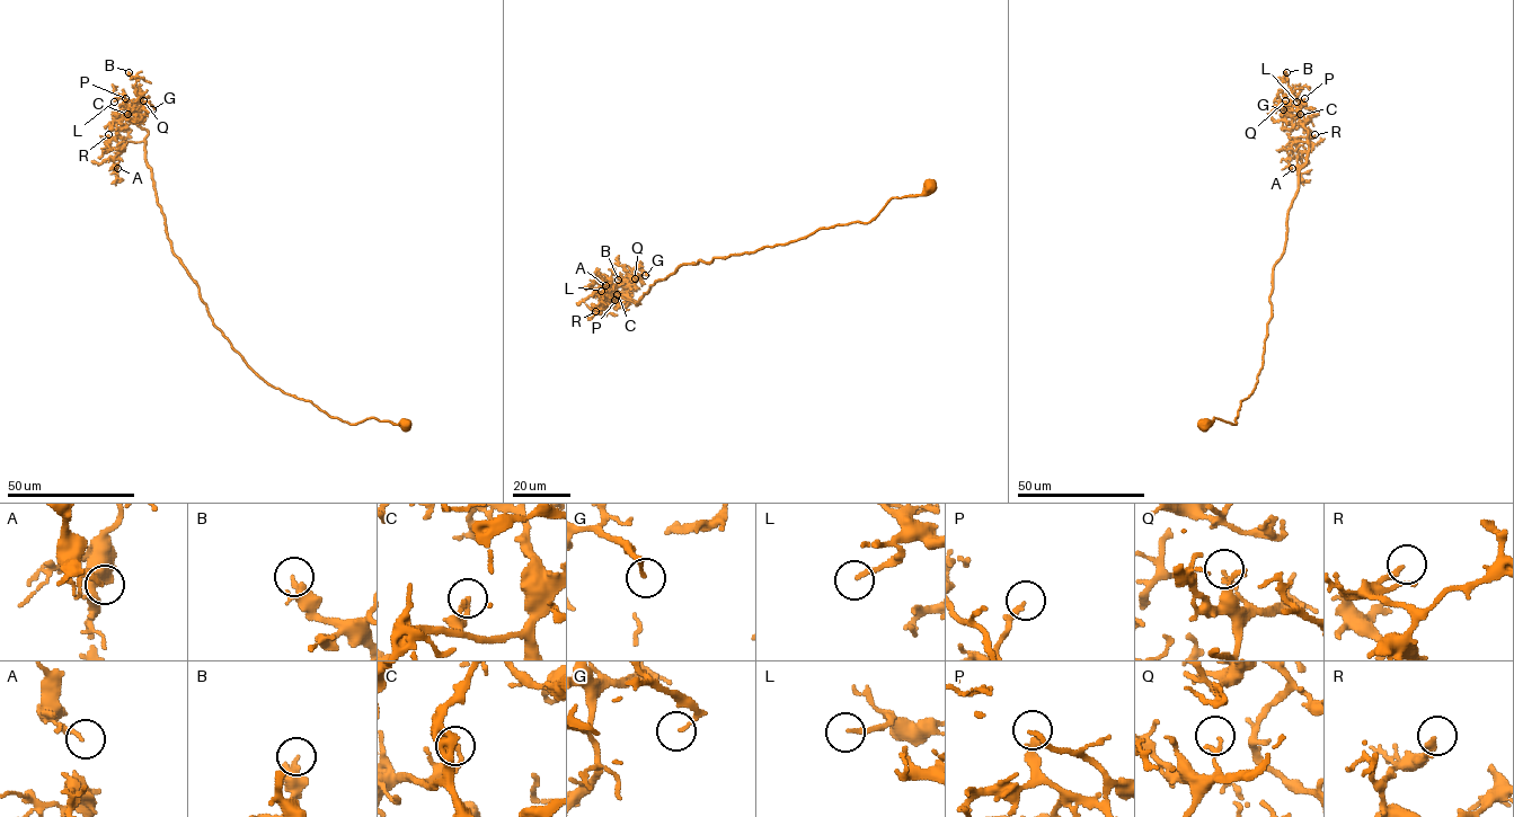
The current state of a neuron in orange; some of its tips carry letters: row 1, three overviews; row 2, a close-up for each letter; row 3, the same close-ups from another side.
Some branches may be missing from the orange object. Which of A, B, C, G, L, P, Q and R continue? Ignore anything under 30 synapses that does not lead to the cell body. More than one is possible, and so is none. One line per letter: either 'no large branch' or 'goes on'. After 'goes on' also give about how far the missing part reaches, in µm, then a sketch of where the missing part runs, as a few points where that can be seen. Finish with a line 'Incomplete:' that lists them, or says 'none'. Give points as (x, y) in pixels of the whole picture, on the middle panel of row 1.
A: no large branch
B: no large branch
C: no large branch
G: no large branch
L: no large branch
P: goes on; missing 10 µm; course (614, 300), (619, 305), (612, 311), (596, 313)
Q: no large branch
R: no large branch
Incomplete: P

